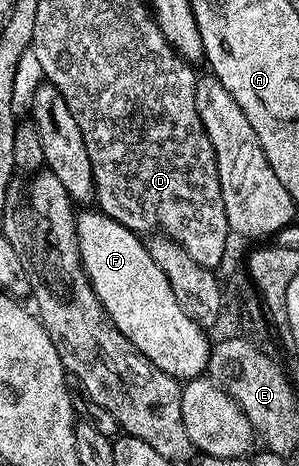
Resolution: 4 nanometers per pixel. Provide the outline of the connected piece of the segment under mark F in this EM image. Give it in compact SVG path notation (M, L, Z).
M89 209L78 210L75 215L75 224L77 226L77 249L79 254L81 254L81 268L85 271L85 276L89 279L90 286L93 287L95 297L103 305L105 312L108 313L109 319L115 325L115 329L119 329L119 333L123 333L123 337L127 337L127 341L131 341L131 345L140 355L147 357L156 367L163 369L163 373L167 373L173 379L178 381L188 381L198 378L198 376L200 376L209 366L209 348L211 346L211 339L208 339L208 337L205 336L208 334L206 334L199 324L191 321L191 319L187 317L187 313L183 313L183 309L179 305L179 301L171 289L169 279L163 273L161 266L153 259L152 250L150 250L148 246L145 248L144 245L141 244L140 239L142 238L136 232L127 229L119 221L107 217L100 209L92 209L93 211L85 210Z

